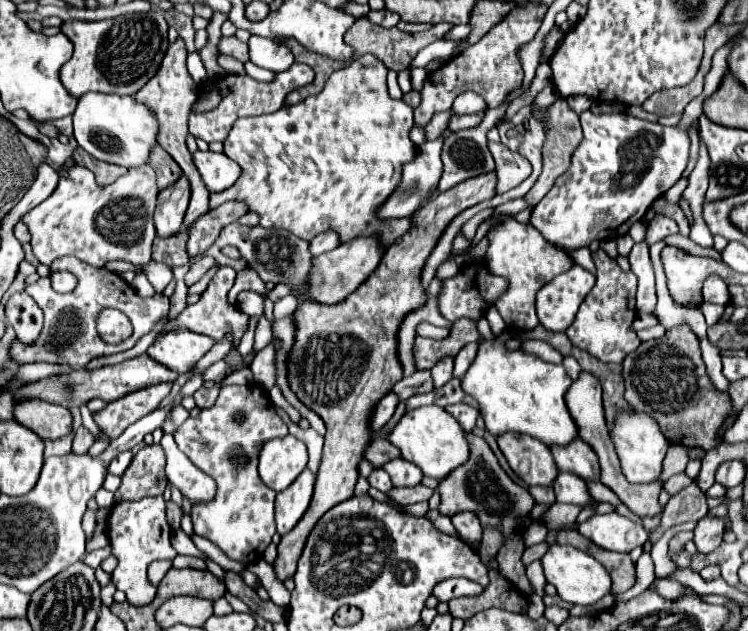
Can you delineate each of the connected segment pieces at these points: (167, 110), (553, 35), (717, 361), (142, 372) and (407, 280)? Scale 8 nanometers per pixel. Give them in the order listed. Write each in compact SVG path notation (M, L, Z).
M178 37L166 51L164 55L164 61L160 65L160 71L154 75L152 81L148 81L138 93L136 93L136 99L140 103L146 103L154 113L156 113L156 119L158 119L158 125L160 125L160 135L158 135L158 145L164 147L164 151L168 151L172 155L172 159L180 165L180 169L184 171L186 179L190 181L190 205L188 205L188 211L186 211L186 217L184 217L184 225L182 229L188 231L188 227L192 223L196 223L196 219L200 219L200 215L208 213L210 207L208 207L208 189L204 187L202 179L200 179L200 173L196 171L196 165L192 163L192 155L186 147L186 135L188 135L188 115L192 113L192 105L196 101L196 95L198 95L198 85L192 81L188 69L186 69L186 45L182 41L182 37Z
M552 29L550 33L548 33L548 37L546 37L546 61L552 57L552 53L554 53L554 49L560 45L560 41L562 41L562 33L560 31L556 31L556 29Z
M707 337L700 339L700 348L706 366L706 372L712 384L718 391L728 393L730 381L722 373L722 355L720 355L720 349L712 345Z
M142 353L134 359L122 361L118 365L106 365L106 367L98 367L98 369L80 369L80 371L72 371L68 375L60 375L60 377L48 377L48 379L40 379L36 383L28 383L28 387L20 387L14 395L14 401L22 401L22 399L44 399L48 403L56 403L62 407L80 407L84 403L88 403L90 399L102 399L102 401L114 401L120 399L126 393L138 391L142 387L154 385L154 383L162 383L162 381L174 381L178 377L178 373L170 371L168 367L156 363L148 353Z
M496 173L466 179L452 189L434 195L426 205L412 215L416 227L400 237L396 247L390 247L378 269L366 283L348 295L348 299L328 307L324 303L302 303L296 313L296 345L288 359L290 387L298 399L314 409L326 423L322 463L316 473L314 497L304 513L304 519L282 537L278 545L278 559L274 563L280 581L294 575L304 543L318 523L318 519L334 505L354 497L358 481L358 465L364 459L364 449L372 441L370 419L380 397L402 379L402 367L396 357L396 331L406 313L424 303L424 289L420 285L420 269L436 245L444 227L460 211L486 201L496 195Z

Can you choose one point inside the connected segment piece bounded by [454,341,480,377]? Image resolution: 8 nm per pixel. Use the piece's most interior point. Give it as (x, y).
(466, 355)

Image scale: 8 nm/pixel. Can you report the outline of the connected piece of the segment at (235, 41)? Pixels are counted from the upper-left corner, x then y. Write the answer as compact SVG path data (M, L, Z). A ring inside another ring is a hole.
M232 35L232 37L220 37L220 53L232 55L232 57L236 57L242 63L248 61L248 45L242 43L236 35Z

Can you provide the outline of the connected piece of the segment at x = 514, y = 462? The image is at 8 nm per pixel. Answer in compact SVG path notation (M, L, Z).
M500 435L498 447L504 453L508 465L512 471L526 483L526 485L542 485L550 487L556 481L556 475L560 473L550 447L540 443L538 439L532 439L528 435Z

